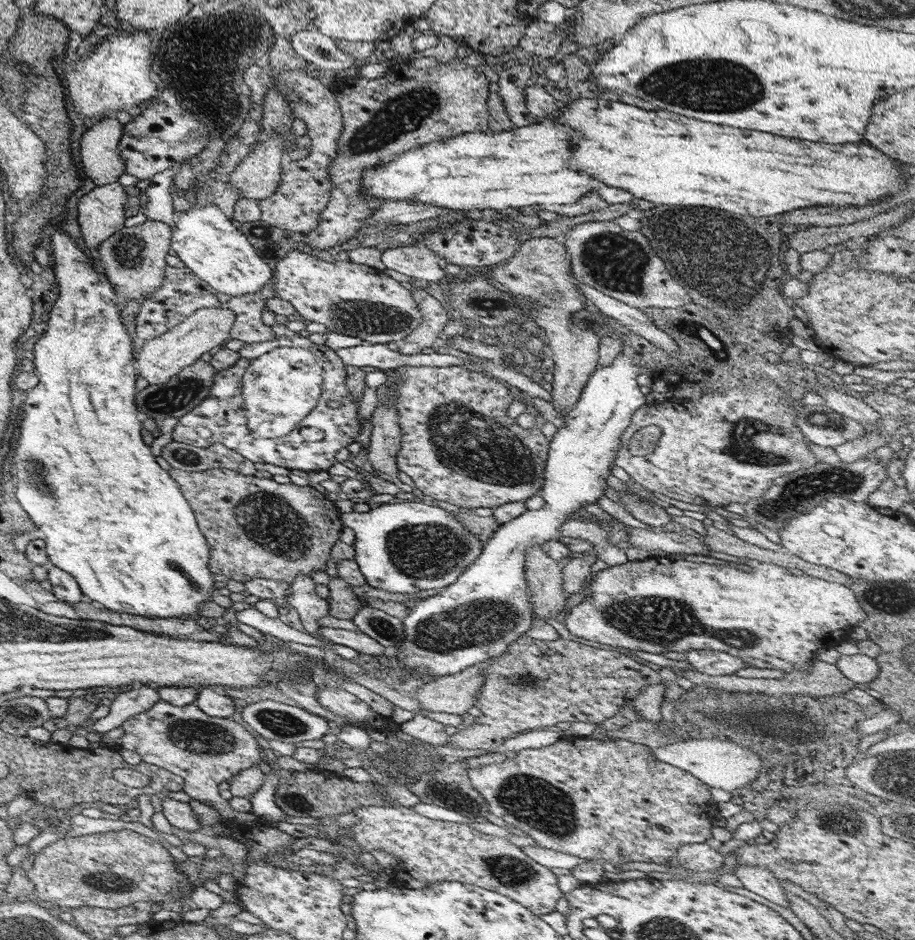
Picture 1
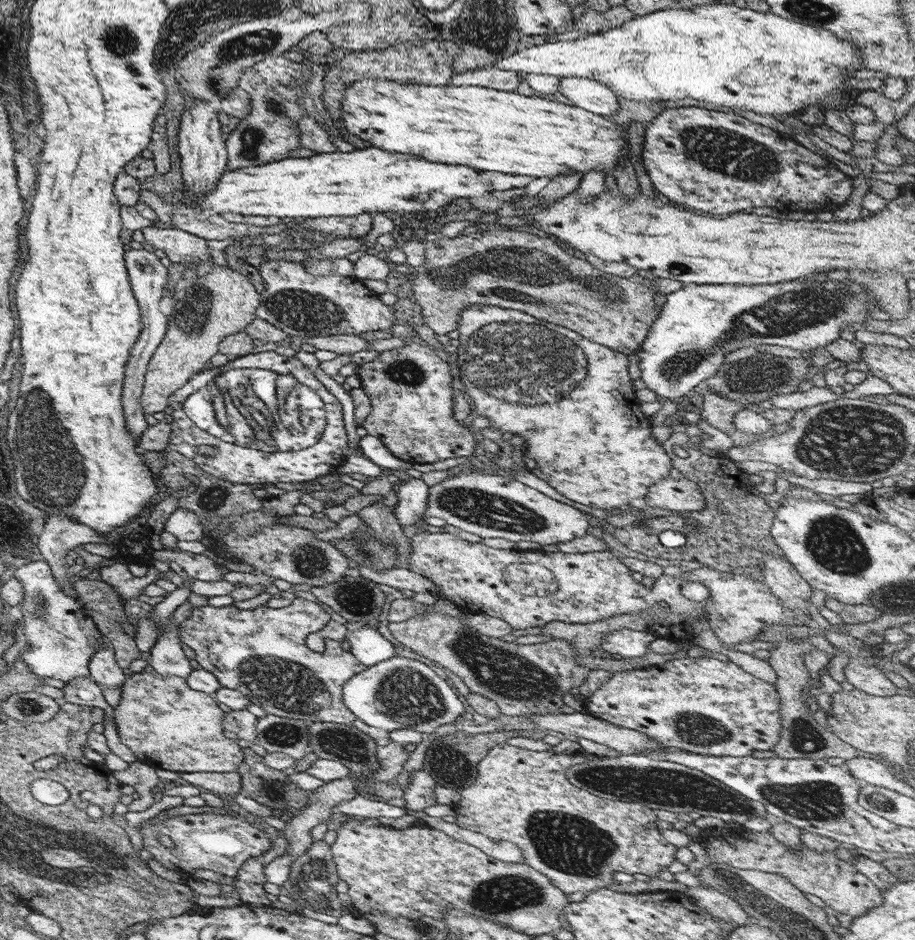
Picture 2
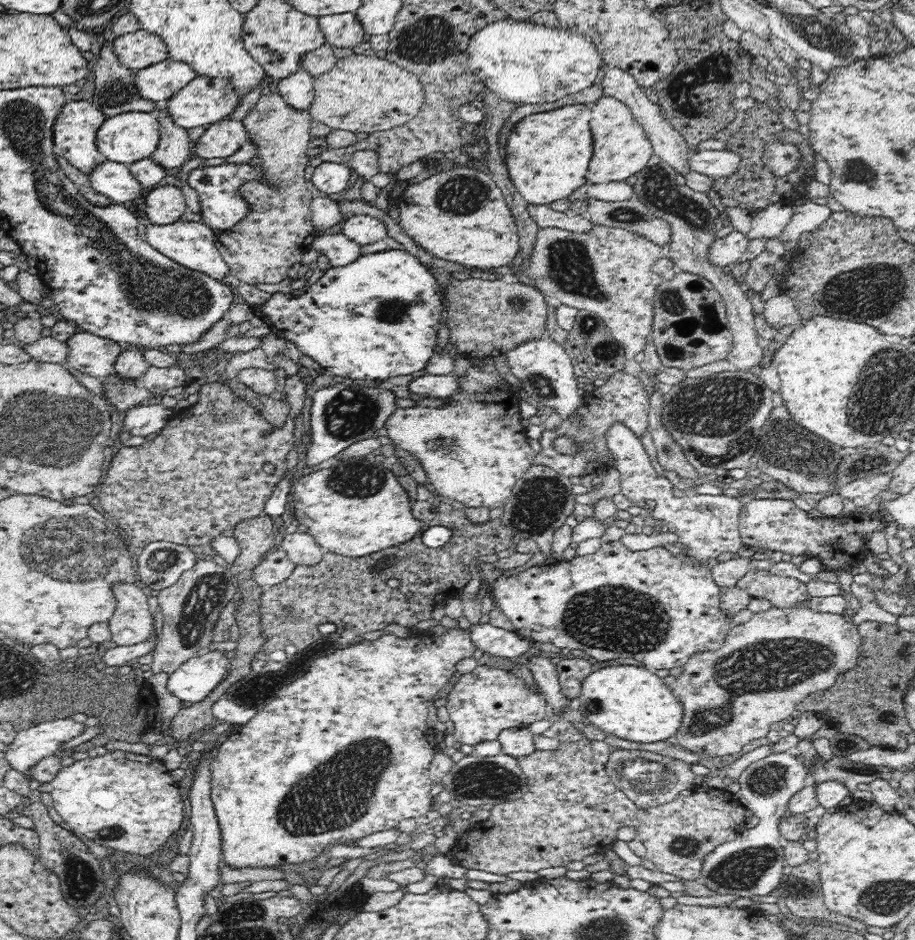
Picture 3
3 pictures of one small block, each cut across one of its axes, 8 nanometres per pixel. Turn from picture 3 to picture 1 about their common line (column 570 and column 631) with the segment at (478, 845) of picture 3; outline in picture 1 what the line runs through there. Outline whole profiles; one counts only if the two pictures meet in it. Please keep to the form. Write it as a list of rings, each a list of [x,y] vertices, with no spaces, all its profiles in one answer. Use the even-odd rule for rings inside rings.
[[[571,737],[556,740],[553,744],[541,748],[525,748],[516,752],[515,757],[505,759],[501,763],[490,763],[479,769],[467,767],[467,774],[472,787],[483,797],[491,814],[502,818],[510,824],[514,832],[530,836],[537,847],[543,847],[563,854],[577,856],[577,858],[591,860],[606,860],[608,863],[619,864],[625,862],[655,862],[667,864],[669,858],[675,856],[677,848],[684,844],[701,844],[711,838],[709,829],[712,827],[713,808],[709,810],[711,802],[710,787],[690,772],[685,772],[676,766],[657,760],[647,746],[631,743],[624,739],[593,739],[591,737]]]

